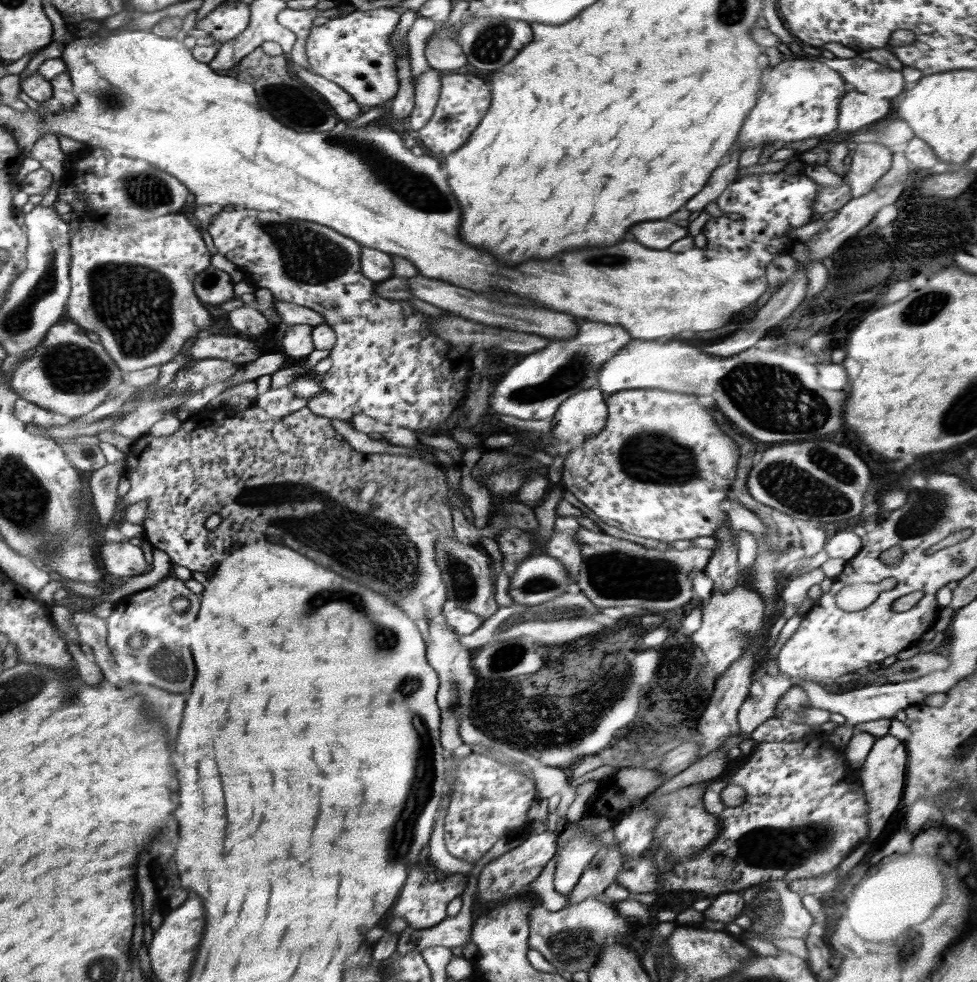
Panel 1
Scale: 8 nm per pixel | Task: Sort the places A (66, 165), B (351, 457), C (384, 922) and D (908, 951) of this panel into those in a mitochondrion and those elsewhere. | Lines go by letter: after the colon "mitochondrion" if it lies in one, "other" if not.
A: other
B: other
C: other
D: mitochondrion

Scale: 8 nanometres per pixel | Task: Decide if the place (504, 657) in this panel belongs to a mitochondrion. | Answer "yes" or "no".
yes

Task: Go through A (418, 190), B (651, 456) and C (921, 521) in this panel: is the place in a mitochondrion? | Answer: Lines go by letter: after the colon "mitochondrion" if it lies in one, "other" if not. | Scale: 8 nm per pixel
A: mitochondrion
B: mitochondrion
C: mitochondrion

